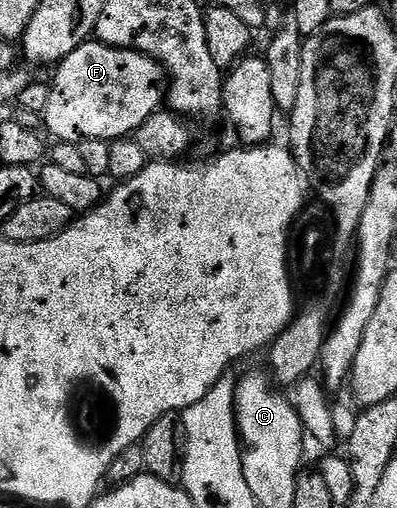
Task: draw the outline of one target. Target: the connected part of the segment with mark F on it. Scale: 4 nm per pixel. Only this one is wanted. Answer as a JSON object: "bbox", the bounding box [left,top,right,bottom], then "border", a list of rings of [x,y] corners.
{"bbox":[44,42,164,145],"border":[[[87,42],[72,50],[72,54],[63,58],[53,72],[54,84],[49,85],[44,128],[58,142],[78,145],[82,140],[113,142],[129,137],[164,104],[161,65],[130,48]]]}

